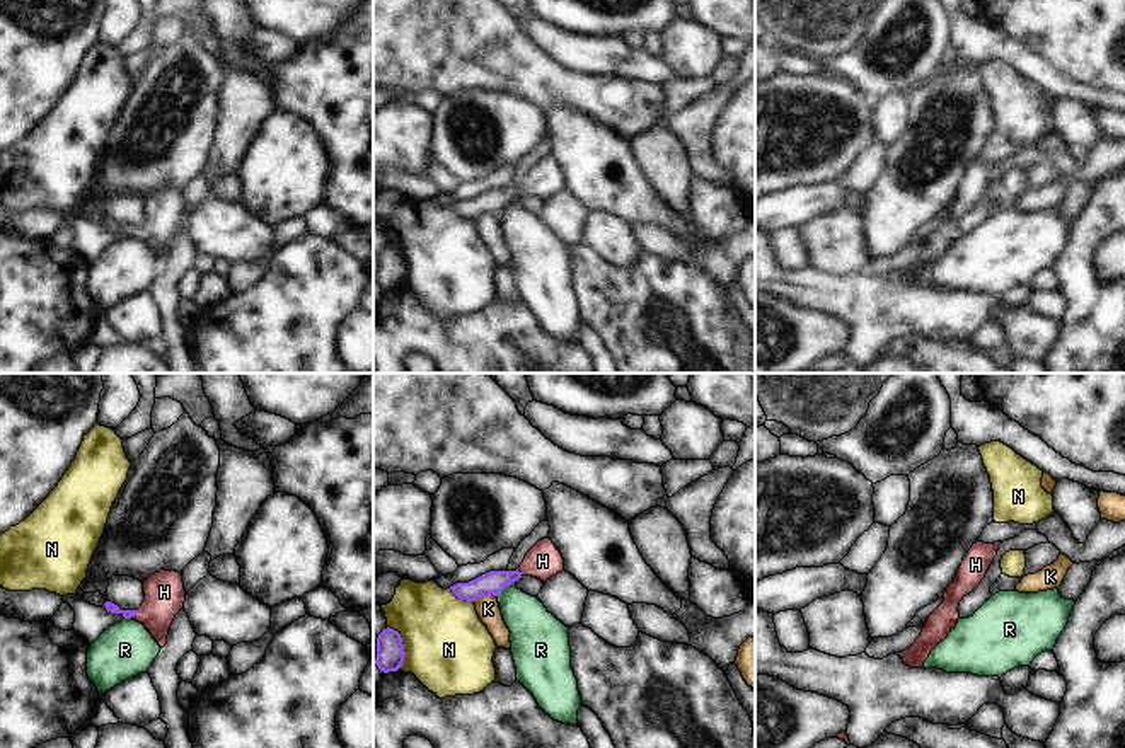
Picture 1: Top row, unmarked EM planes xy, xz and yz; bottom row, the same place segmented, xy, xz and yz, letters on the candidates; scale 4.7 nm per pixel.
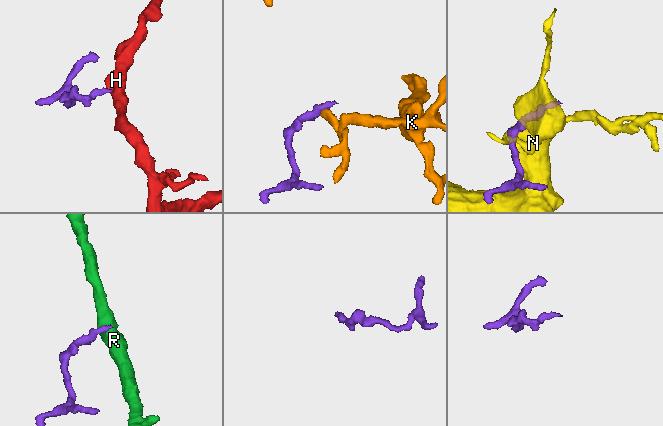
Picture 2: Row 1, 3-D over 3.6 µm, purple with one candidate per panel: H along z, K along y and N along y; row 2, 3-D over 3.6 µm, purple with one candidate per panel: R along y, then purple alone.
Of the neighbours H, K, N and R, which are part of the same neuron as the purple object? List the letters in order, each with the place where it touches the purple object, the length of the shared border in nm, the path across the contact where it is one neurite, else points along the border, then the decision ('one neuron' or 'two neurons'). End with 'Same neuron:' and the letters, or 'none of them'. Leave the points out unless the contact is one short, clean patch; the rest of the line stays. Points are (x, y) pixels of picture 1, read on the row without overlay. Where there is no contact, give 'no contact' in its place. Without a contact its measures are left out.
H: xy (133, 234) | 60 nm | across xy (109, 225), (133, 234), (164, 210) | one neuron
K: xz (484, 213) | 110 nm | along xz (495, 213), (481, 213), (474, 220) | two neurons
N: xz (461, 217) | 140 nm | two neurons
R: xz (505, 205) | 130 nm | along xz (515, 198), (496, 215) | two neurons
Same neuron: H

